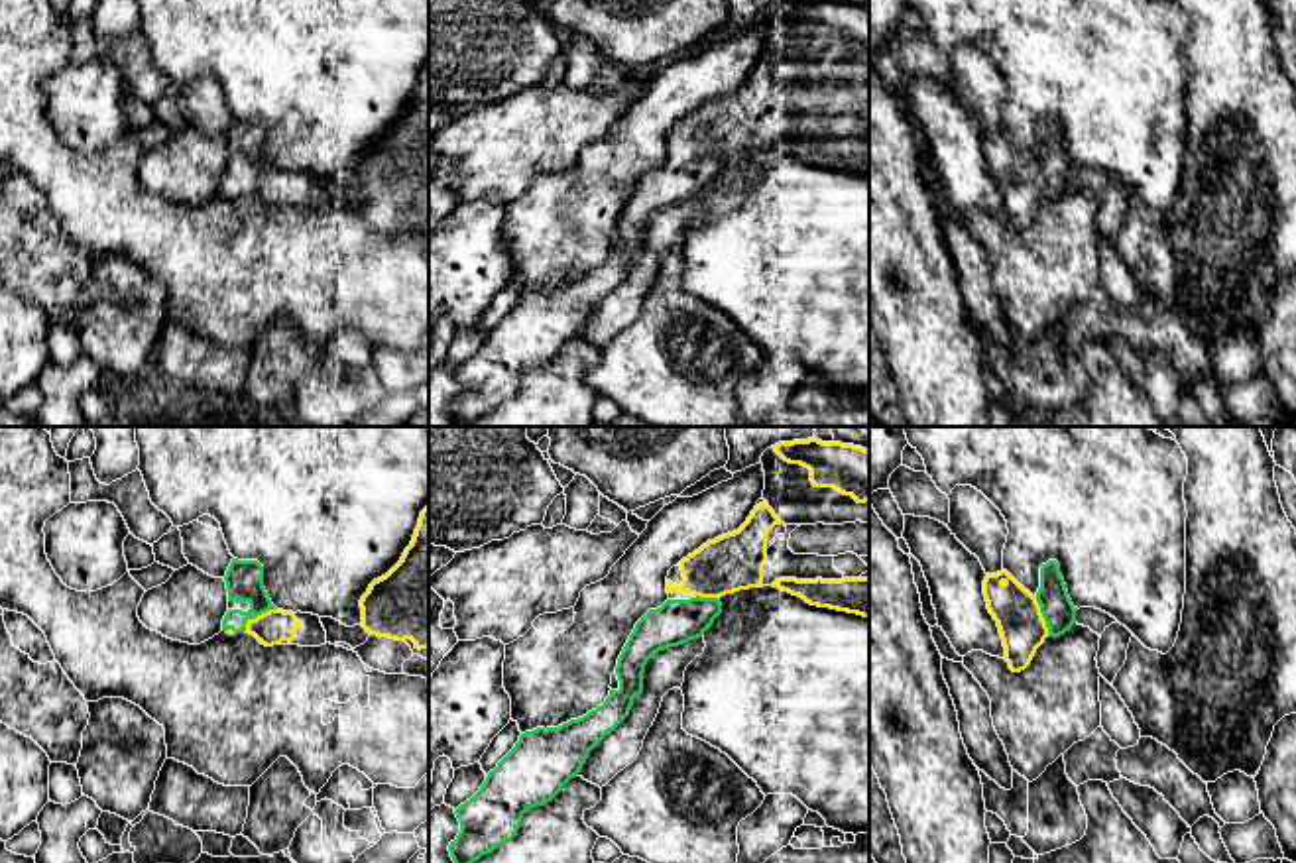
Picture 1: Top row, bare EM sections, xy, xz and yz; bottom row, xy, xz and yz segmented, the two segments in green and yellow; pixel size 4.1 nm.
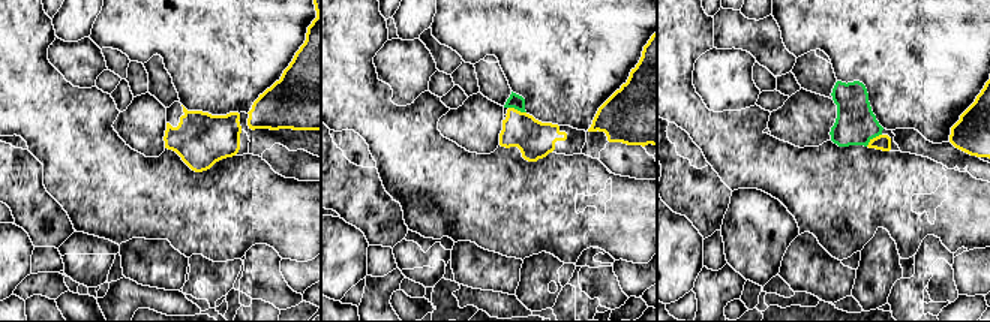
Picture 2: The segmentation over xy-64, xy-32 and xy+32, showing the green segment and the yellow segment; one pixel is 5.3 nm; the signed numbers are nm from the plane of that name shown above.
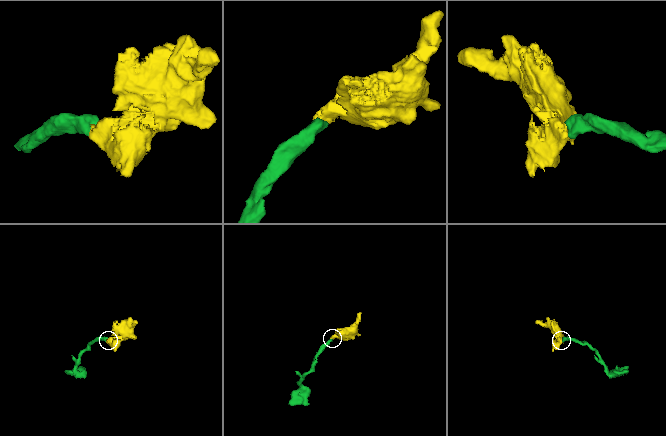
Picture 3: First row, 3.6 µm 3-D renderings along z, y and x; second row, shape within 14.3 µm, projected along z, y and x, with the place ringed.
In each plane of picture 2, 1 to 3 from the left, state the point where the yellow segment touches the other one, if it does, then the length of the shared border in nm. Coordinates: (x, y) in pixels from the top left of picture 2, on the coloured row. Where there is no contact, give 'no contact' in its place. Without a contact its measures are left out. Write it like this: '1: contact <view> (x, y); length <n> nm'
1: no contact
2: contact xy-32 (518, 110); length 100 nm
3: contact xy+32 (873, 137); length 110 nm

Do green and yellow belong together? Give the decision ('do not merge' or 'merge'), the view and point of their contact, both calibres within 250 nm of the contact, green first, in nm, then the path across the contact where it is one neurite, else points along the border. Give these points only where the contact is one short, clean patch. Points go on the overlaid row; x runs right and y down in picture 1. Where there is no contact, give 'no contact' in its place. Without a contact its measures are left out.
merge; contact yz (1043, 616); calibres 140 and 190 nm; way yz (1057, 608), (1043, 616), (1023, 630)

